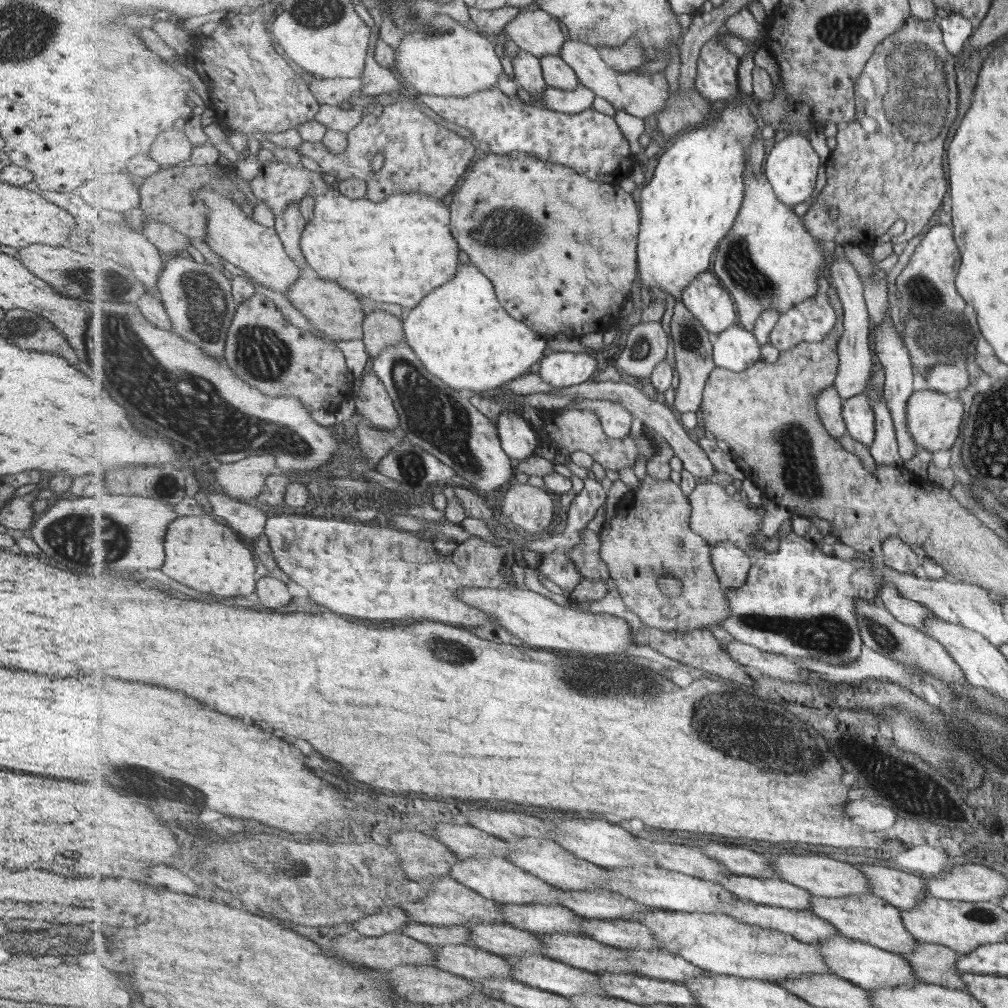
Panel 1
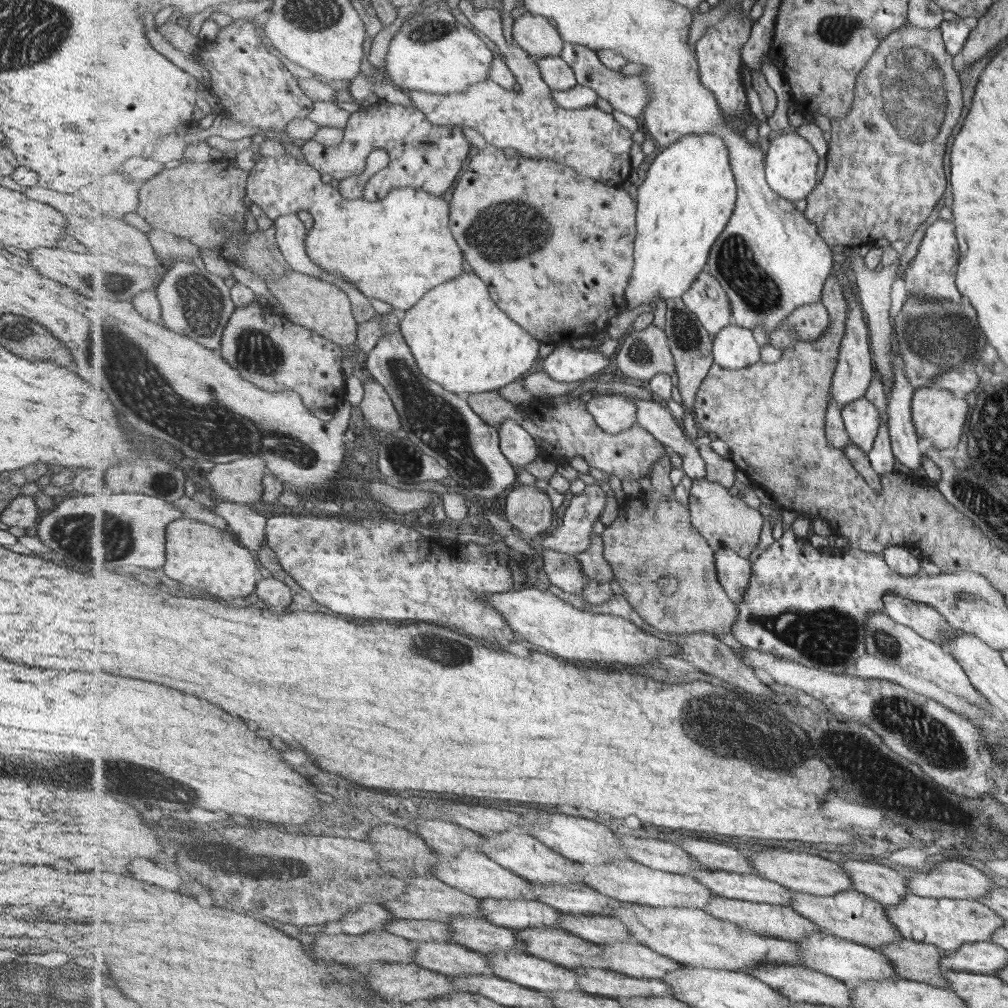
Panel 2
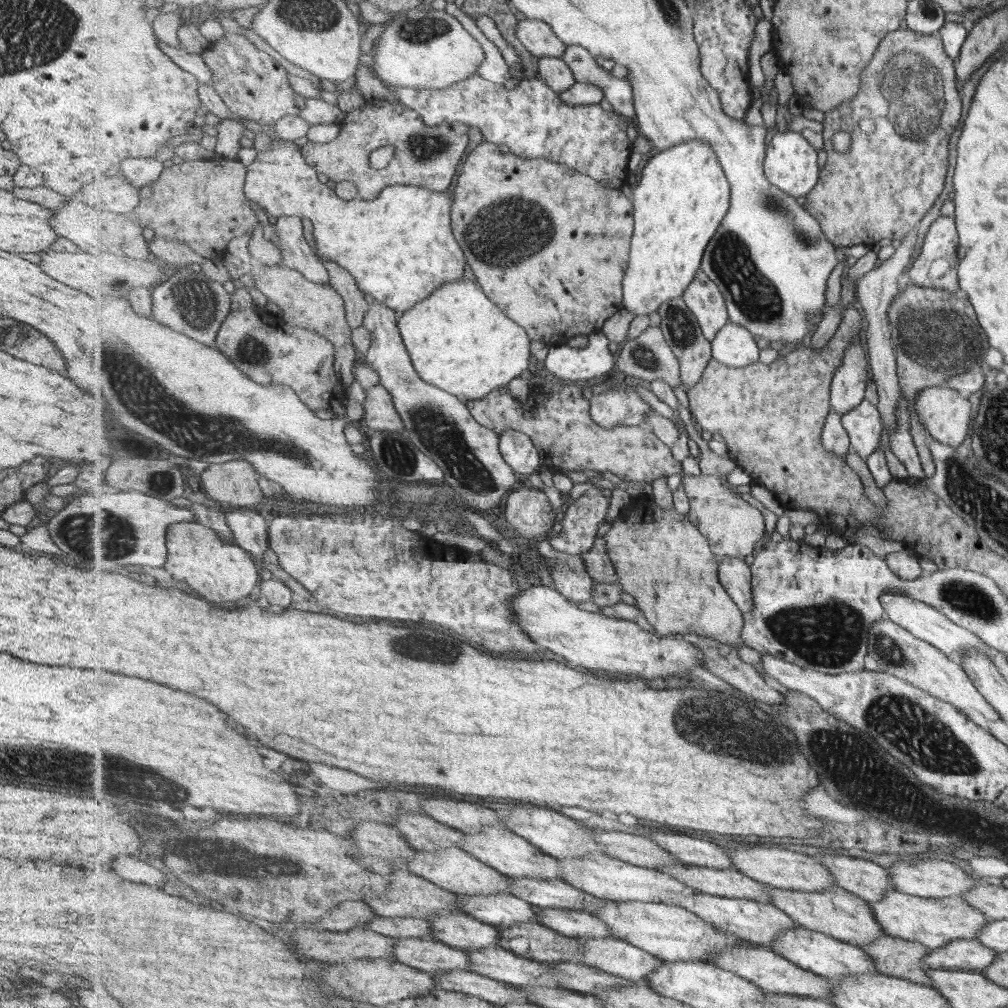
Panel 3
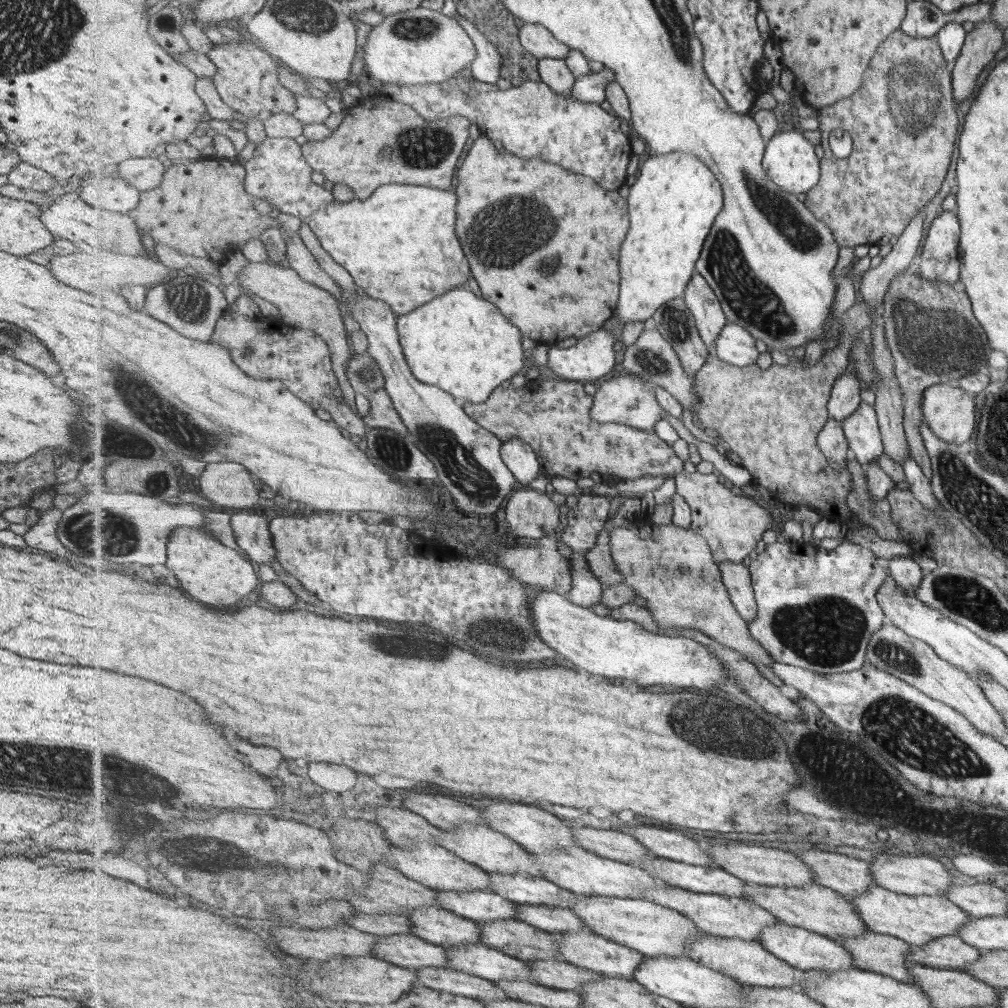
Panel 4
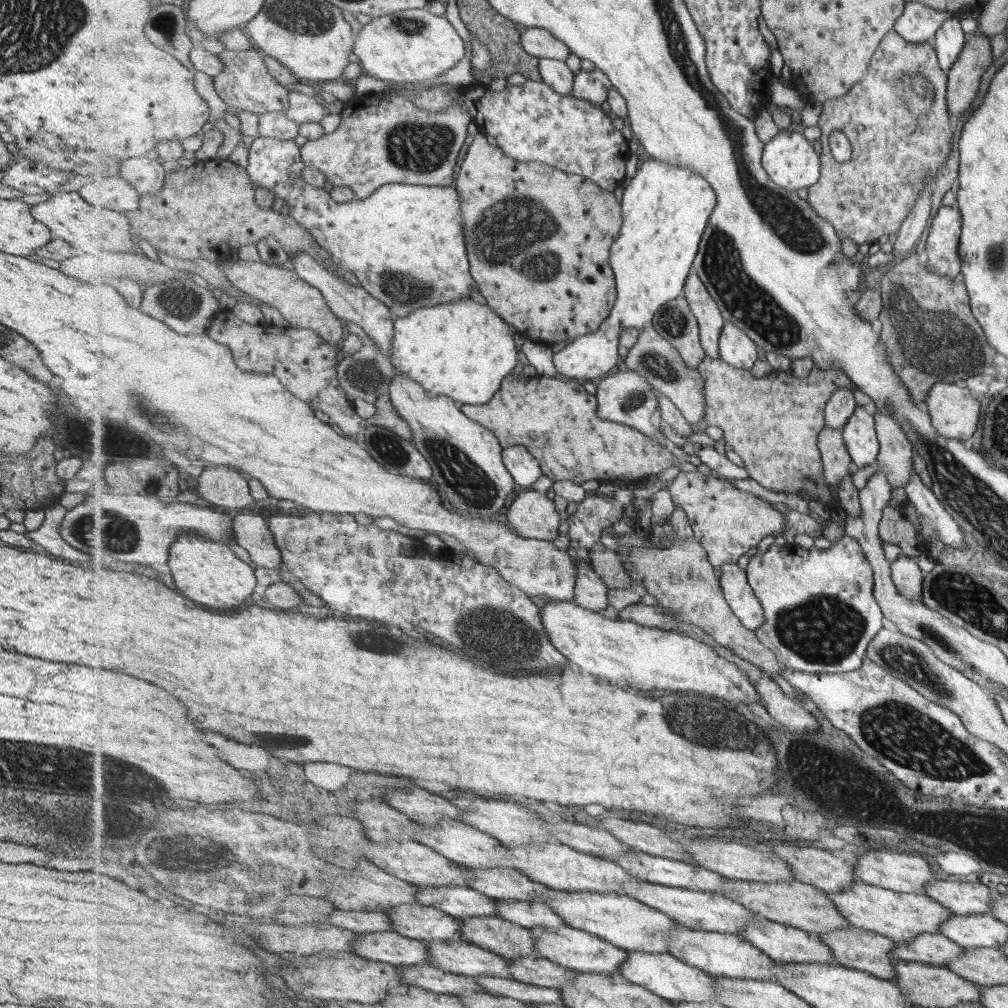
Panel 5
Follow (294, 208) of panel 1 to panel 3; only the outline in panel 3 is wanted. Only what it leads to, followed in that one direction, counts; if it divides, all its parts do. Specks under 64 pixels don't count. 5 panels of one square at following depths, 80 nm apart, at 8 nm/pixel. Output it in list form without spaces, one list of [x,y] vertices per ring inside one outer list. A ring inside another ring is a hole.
[[[290,215],[280,217],[277,222],[277,232],[279,232],[278,242],[282,251],[282,262],[287,267],[302,272],[313,282],[330,284],[330,272],[306,239],[301,218]]]

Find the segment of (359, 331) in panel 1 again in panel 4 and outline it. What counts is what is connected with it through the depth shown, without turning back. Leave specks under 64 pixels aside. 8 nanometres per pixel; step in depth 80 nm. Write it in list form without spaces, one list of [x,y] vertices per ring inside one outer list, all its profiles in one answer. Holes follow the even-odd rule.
[[[249,262],[249,265],[240,271],[235,283],[277,306],[282,320],[288,326],[314,330],[324,337],[332,351],[335,377],[339,382],[343,399],[350,410],[356,414],[357,408],[354,403],[356,392],[347,372],[347,365],[354,353],[351,346],[351,335],[346,327],[338,298],[331,291],[306,281],[293,267],[279,268],[279,266],[270,265],[270,262]]]

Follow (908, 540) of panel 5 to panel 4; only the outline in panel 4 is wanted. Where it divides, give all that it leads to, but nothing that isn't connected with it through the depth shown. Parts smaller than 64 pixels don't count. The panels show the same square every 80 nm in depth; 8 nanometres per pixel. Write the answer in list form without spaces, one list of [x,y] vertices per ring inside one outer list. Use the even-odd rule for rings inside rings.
[[[853,451],[849,452],[848,467],[854,480],[854,490],[849,495],[848,504],[853,508],[856,520],[872,526],[883,539],[908,543],[908,534],[893,520],[889,498],[872,499],[866,466],[857,460]]]

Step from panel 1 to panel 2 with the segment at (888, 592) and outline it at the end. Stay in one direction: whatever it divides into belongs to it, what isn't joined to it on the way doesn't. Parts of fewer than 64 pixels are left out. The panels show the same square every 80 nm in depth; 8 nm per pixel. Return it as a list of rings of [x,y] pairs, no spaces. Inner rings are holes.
[[[887,593],[884,597],[885,611],[898,624],[913,628],[917,634],[927,640],[938,642],[946,648],[946,642],[959,630],[949,627],[945,619],[928,604],[905,599],[895,593]]]

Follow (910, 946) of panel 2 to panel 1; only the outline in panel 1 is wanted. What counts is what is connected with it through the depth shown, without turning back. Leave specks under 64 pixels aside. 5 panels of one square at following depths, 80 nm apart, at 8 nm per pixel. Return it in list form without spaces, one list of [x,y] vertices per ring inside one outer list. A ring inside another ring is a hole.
[[[921,943],[913,952],[901,954],[910,960],[923,983],[938,984],[963,991],[966,988],[957,970],[956,962],[961,954],[940,944]]]

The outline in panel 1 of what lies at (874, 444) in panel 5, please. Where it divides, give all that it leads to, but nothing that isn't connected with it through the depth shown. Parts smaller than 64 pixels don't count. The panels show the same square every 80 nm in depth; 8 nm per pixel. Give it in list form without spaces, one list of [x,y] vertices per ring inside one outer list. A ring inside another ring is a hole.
[[[866,393],[844,399],[842,415],[848,425],[848,434],[867,446],[872,446],[876,439],[876,411]]]

